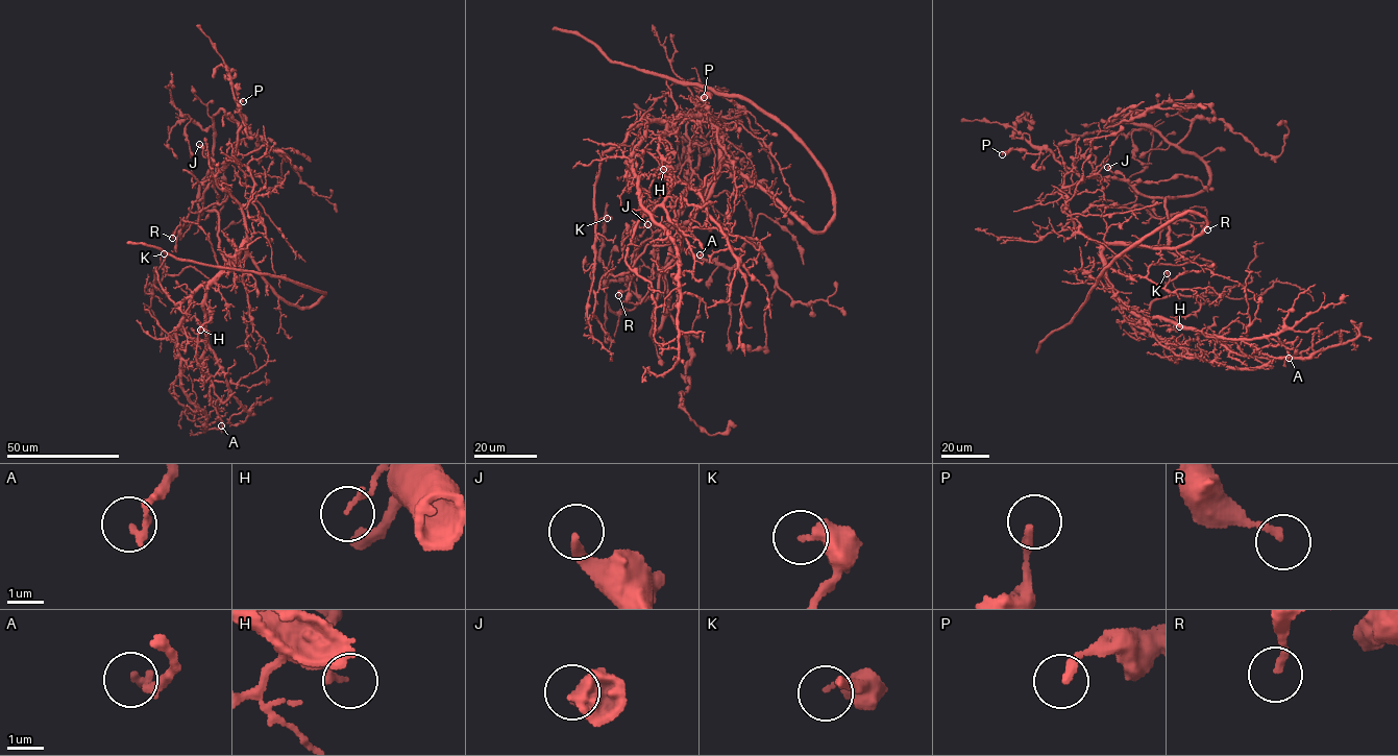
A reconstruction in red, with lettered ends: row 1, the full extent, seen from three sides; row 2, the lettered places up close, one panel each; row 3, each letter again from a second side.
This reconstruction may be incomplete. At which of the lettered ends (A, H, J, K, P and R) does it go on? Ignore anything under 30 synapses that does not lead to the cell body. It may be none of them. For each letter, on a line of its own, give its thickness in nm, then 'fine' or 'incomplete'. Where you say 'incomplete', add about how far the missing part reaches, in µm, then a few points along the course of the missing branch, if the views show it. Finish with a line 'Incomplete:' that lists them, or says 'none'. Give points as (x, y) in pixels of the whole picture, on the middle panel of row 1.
A: calibre 200 nm; fine
H: calibre 140 nm; fine
J: calibre 240 nm; incomplete; missing 40 µm; course (647, 224), (633, 217), (620, 217), (613, 209), (610, 196), (601, 186), (603, 173)
K: calibre 320 nm; fine
P: calibre 200 nm; fine
R: calibre 180 nm; fine
Incomplete: J

